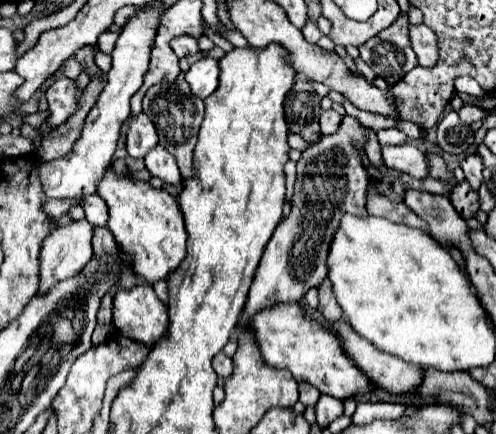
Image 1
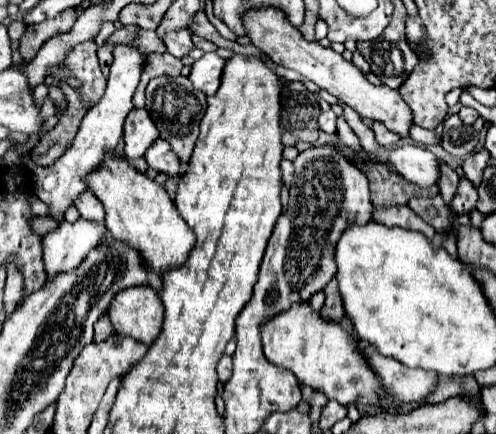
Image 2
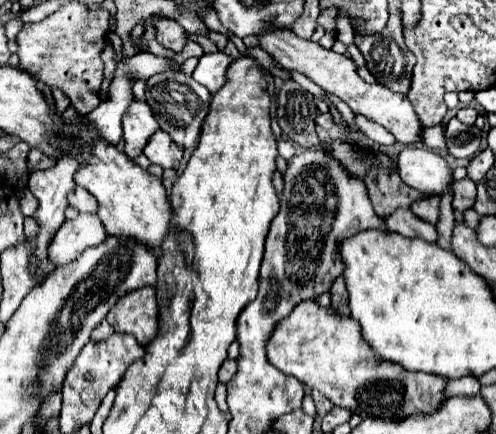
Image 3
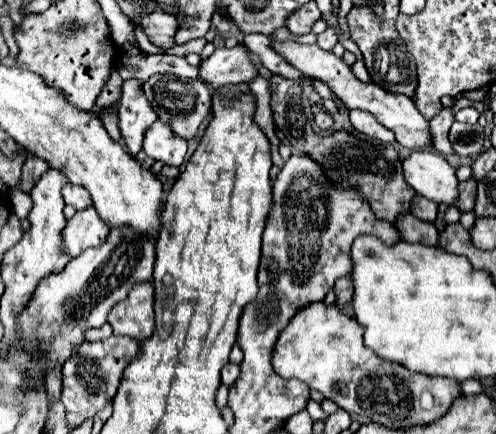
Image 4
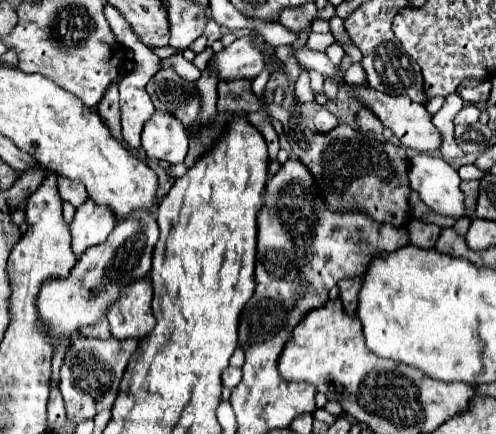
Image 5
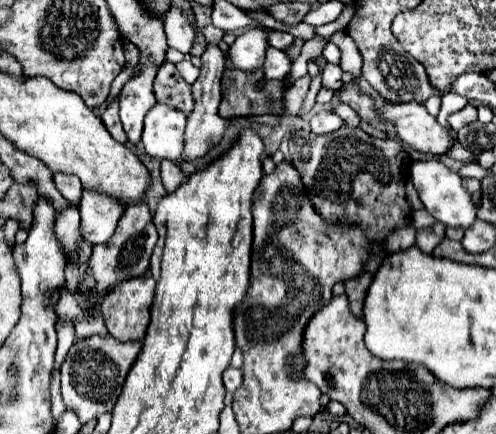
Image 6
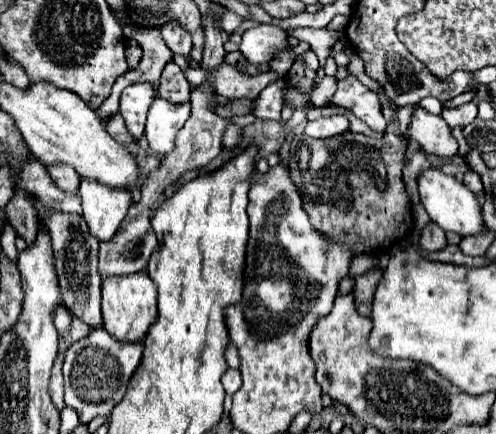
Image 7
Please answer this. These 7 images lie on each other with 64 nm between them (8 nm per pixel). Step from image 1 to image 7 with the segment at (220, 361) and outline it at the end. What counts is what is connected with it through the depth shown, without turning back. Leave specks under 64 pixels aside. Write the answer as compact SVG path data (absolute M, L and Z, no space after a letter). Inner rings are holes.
M226 370L226 374L222 376L222 384L224 384L224 390L226 394L234 394L240 386L242 386L242 376L238 370Z

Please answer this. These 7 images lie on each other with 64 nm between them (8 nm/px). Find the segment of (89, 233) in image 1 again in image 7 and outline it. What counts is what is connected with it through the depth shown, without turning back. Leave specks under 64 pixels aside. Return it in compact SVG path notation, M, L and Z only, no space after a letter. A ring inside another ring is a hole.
M80 180L80 196L84 218L90 232L100 240L112 240L116 230L132 206L132 196L126 188L112 188L96 180Z

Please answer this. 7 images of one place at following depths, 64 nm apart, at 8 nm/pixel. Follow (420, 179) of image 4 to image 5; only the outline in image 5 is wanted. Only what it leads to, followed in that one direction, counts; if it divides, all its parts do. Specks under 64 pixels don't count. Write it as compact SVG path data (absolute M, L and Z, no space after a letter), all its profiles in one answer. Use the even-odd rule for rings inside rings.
M418 154L410 160L408 178L412 190L420 194L422 202L432 212L440 216L452 216L454 220L468 216L458 172L444 158Z

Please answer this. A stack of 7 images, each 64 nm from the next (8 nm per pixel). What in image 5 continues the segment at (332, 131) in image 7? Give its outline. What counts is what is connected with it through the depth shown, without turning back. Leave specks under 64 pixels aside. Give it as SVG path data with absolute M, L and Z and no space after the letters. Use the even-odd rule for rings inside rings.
M322 108L314 116L314 126L316 126L318 132L330 132L330 130L334 130L338 126L338 120L336 120L336 116L330 110Z

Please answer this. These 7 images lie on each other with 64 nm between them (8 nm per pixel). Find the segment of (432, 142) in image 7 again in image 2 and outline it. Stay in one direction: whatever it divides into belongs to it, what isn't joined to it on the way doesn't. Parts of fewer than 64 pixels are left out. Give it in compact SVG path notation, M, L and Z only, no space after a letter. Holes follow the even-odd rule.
M264 8L264 12L256 12L256 16L248 16L248 36L254 46L258 46L264 54L268 54L276 64L296 70L306 80L314 82L318 88L330 92L338 100L346 102L350 108L354 108L362 118L378 120L388 130L398 134L400 138L410 136L412 126L412 110L402 100L400 92L390 90L388 86L374 86L370 84L364 74L350 62L344 60L342 54L336 54L332 48L324 48L318 42L306 42L300 32L284 20L282 12L276 12L274 8Z

